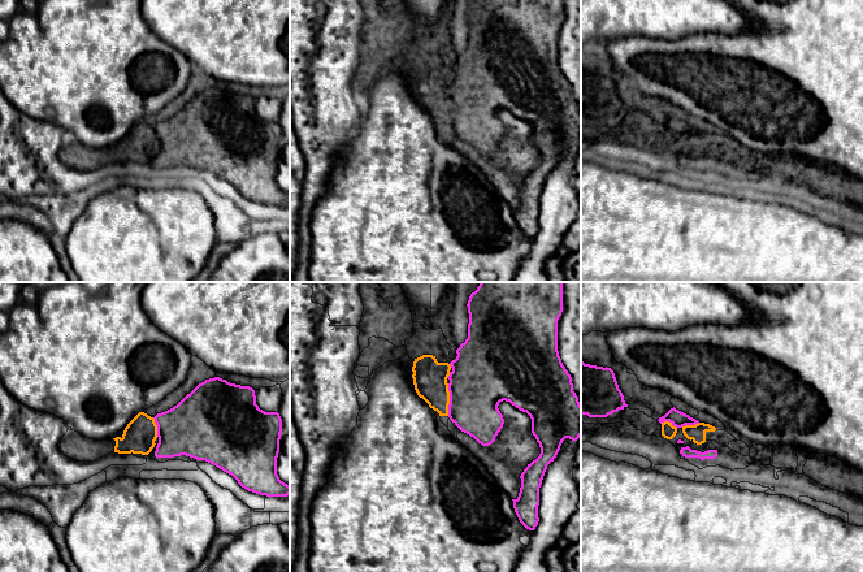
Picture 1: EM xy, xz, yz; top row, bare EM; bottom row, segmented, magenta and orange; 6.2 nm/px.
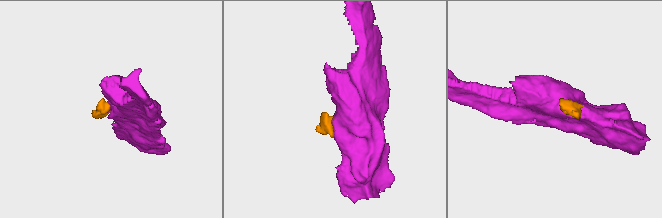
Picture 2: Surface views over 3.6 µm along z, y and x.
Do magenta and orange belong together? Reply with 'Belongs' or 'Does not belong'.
Does not belong

